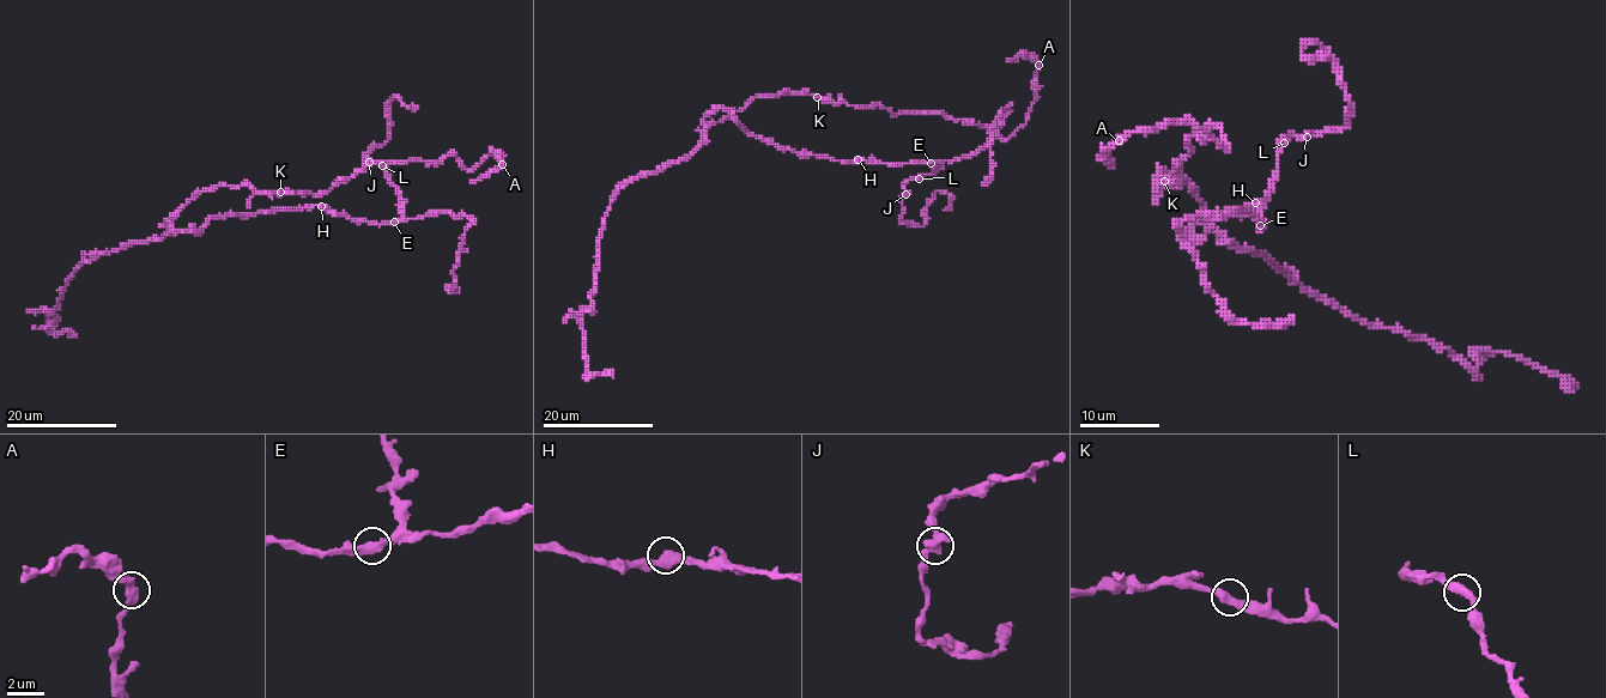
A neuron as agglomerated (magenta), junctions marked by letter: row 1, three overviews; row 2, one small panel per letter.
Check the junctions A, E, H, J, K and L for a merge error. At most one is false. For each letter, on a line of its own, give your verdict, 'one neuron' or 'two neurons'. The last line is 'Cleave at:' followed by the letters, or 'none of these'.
A: one neuron
E: one neuron
H: one neuron
J: one neuron
K: one neuron
L: one neuron
Cleave at: none of these

